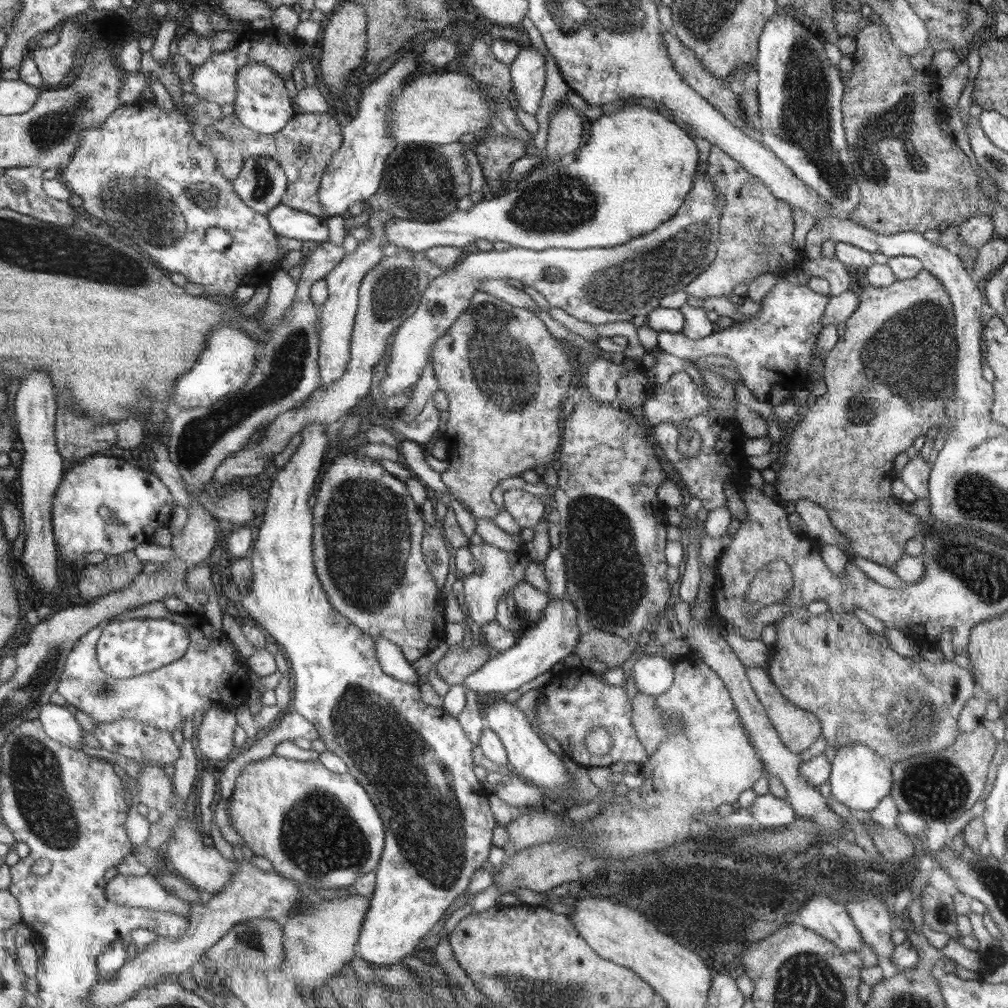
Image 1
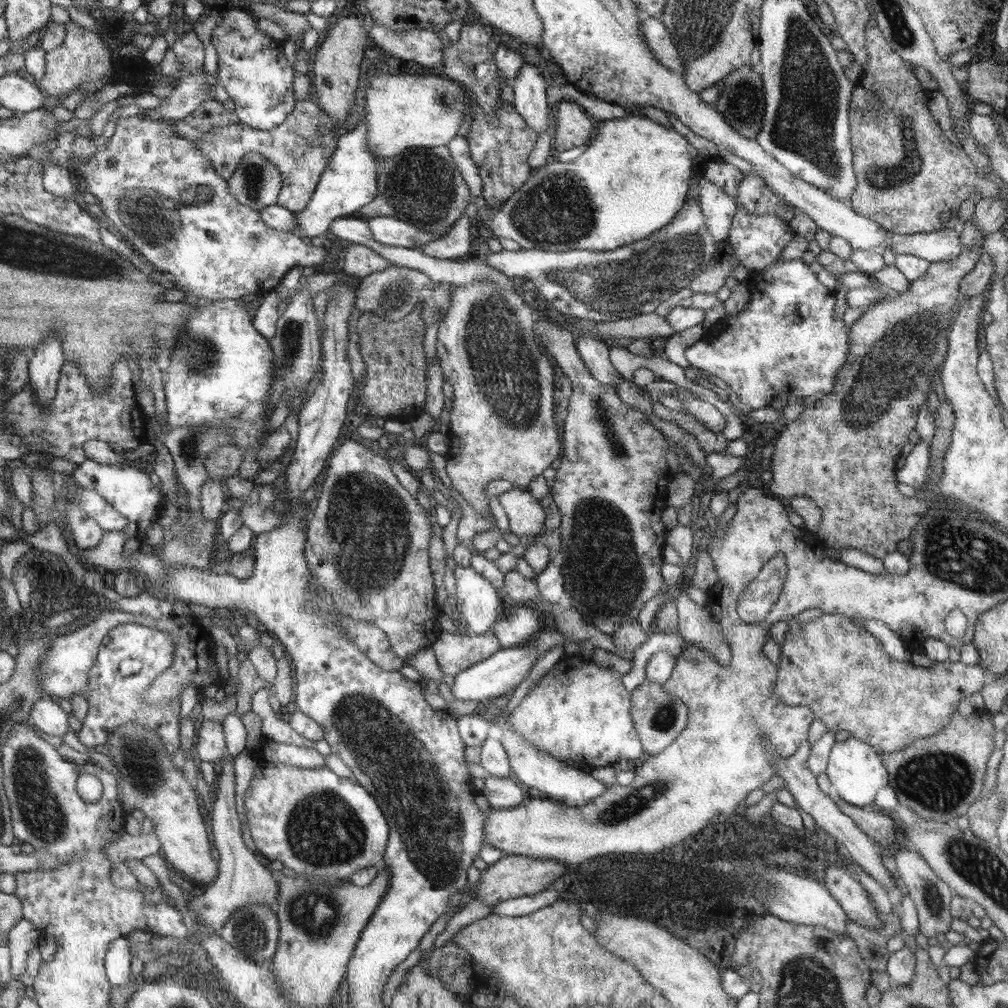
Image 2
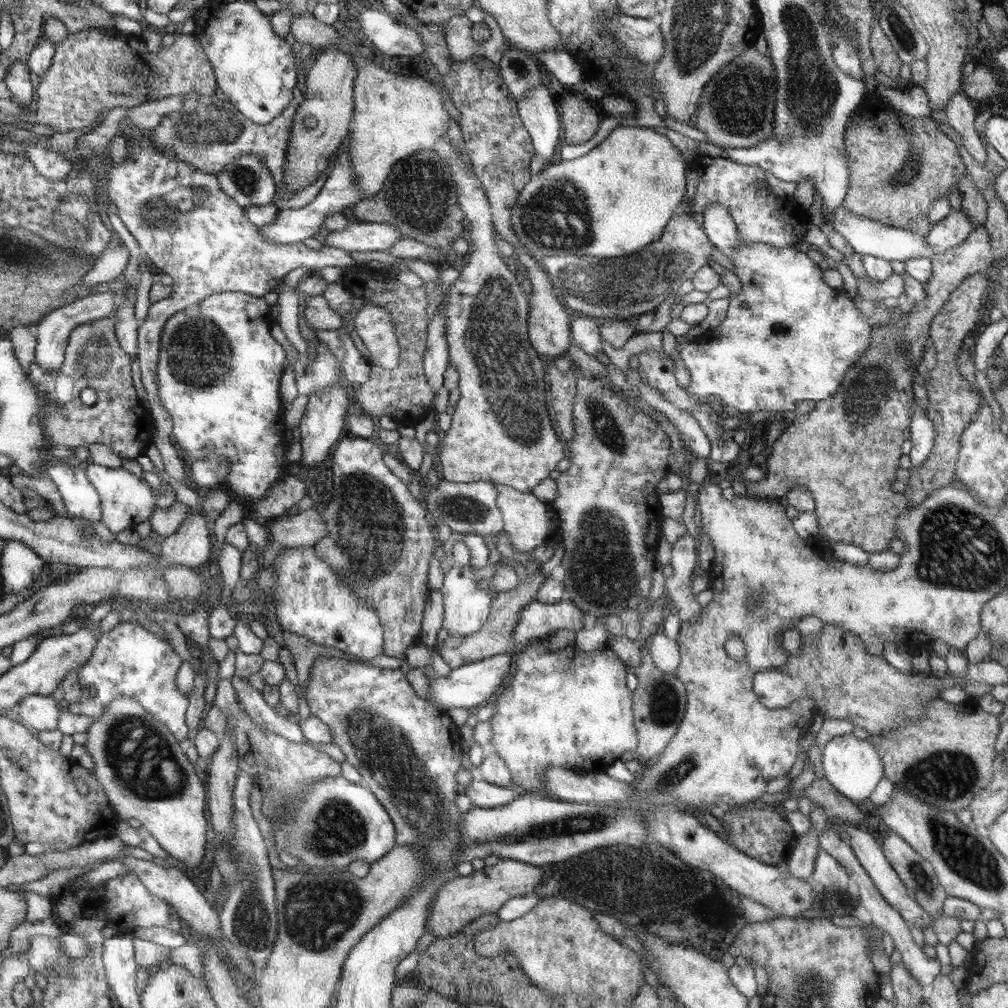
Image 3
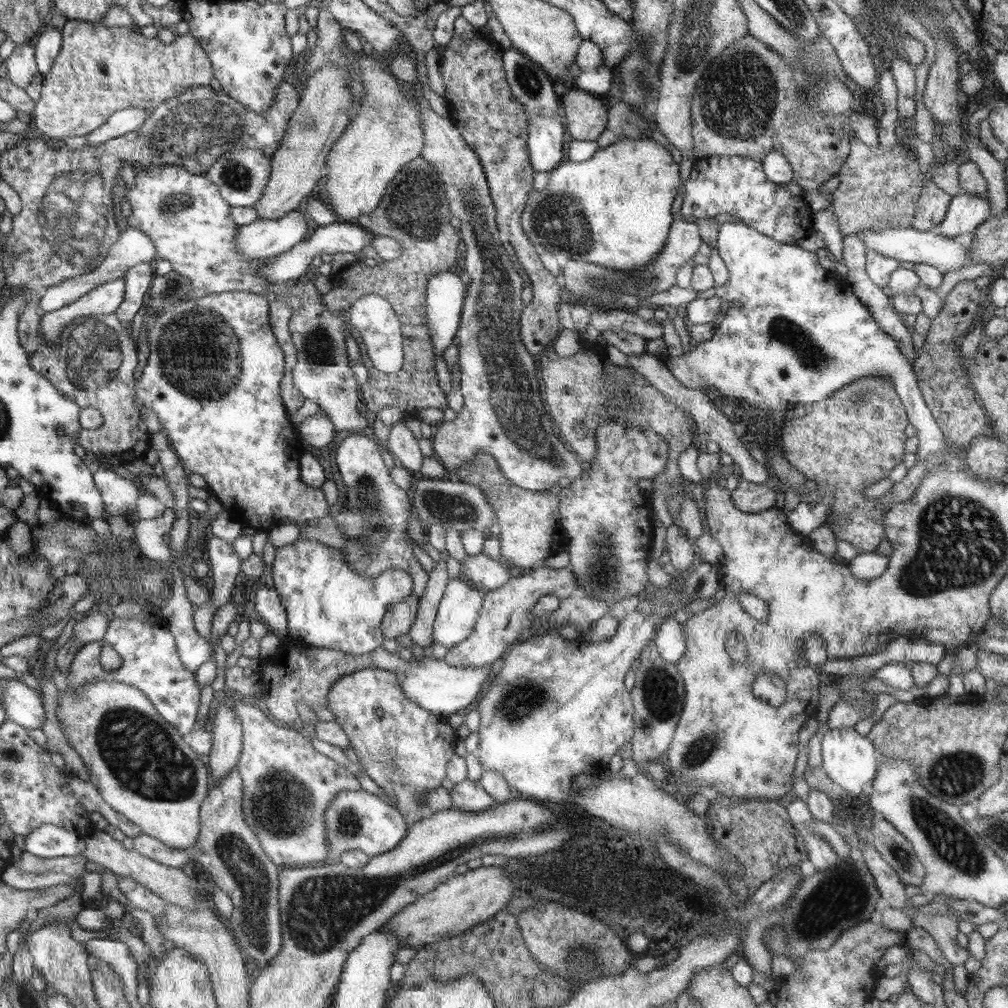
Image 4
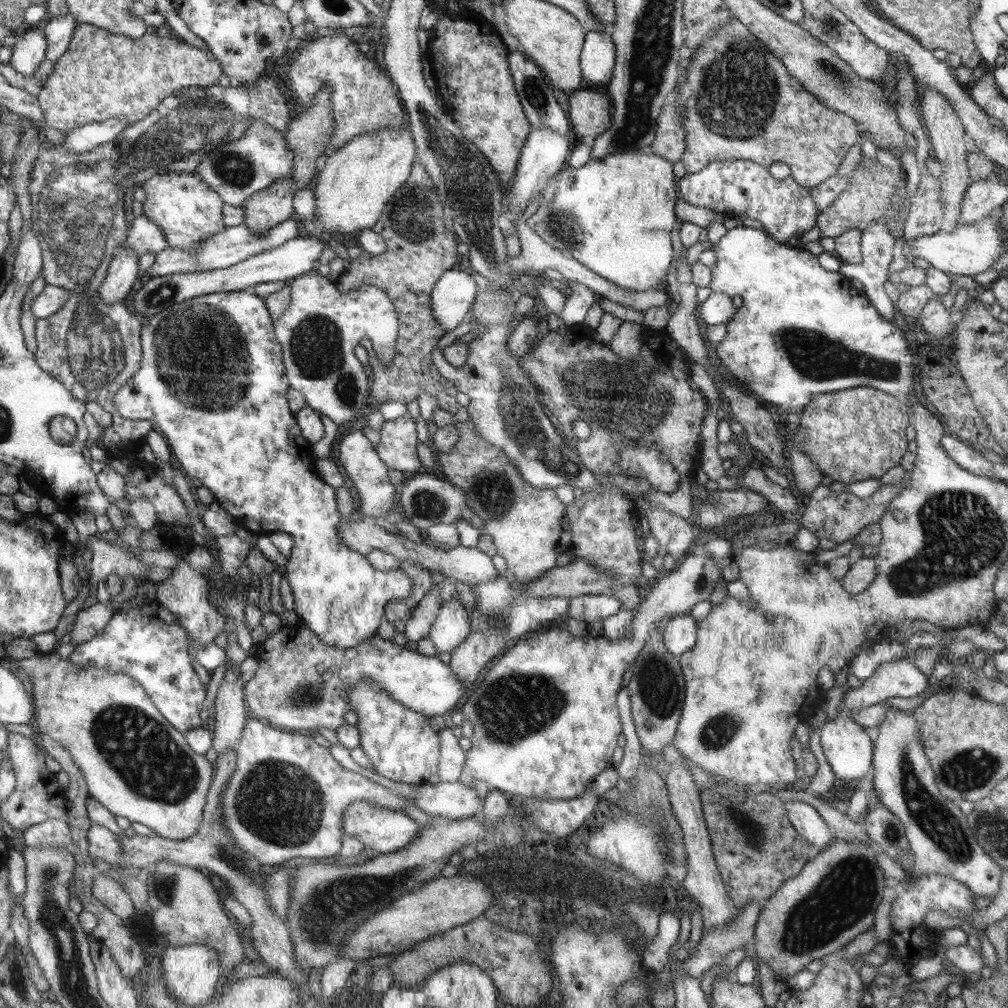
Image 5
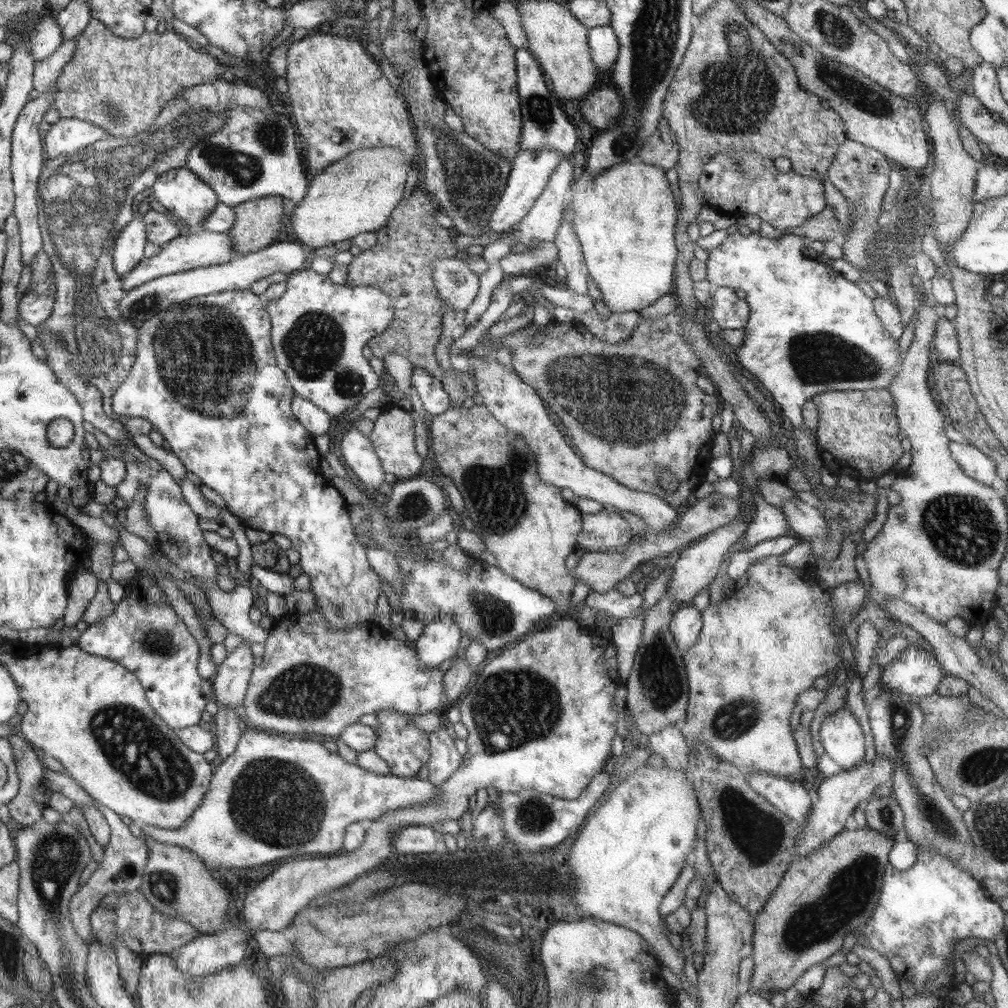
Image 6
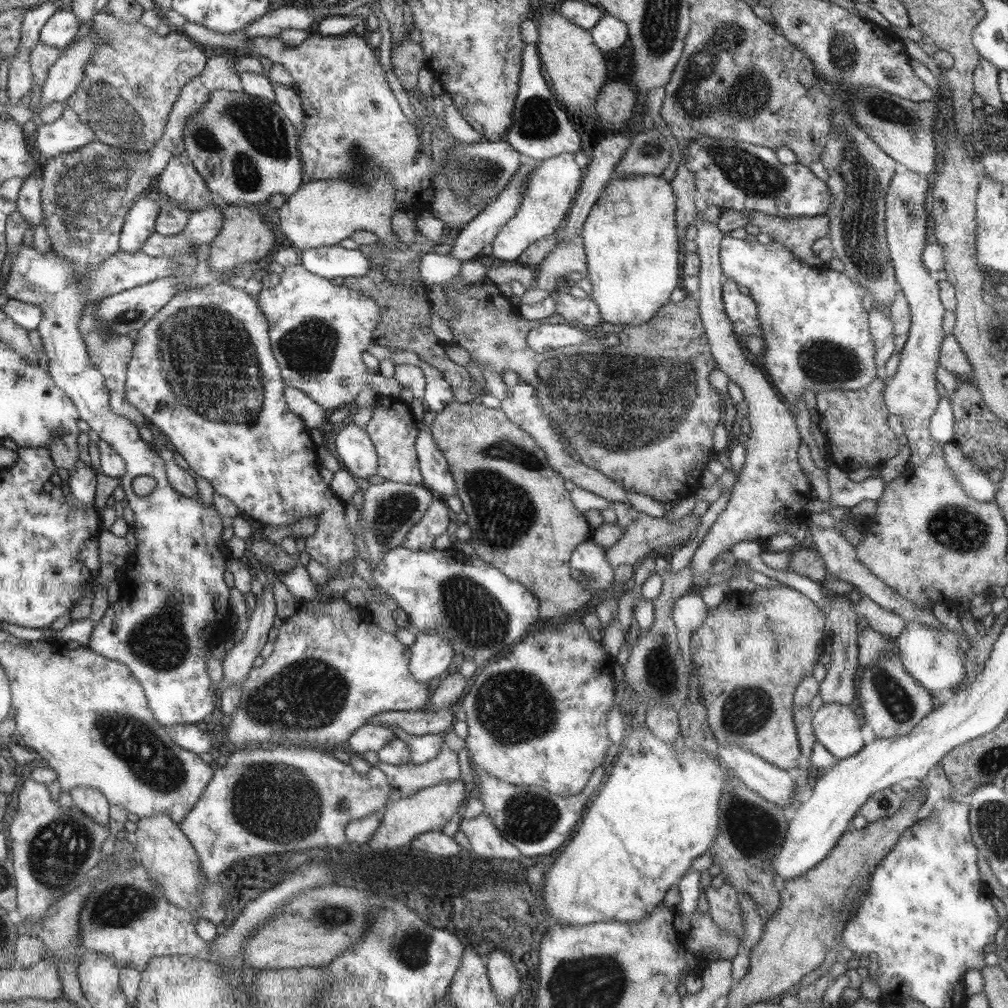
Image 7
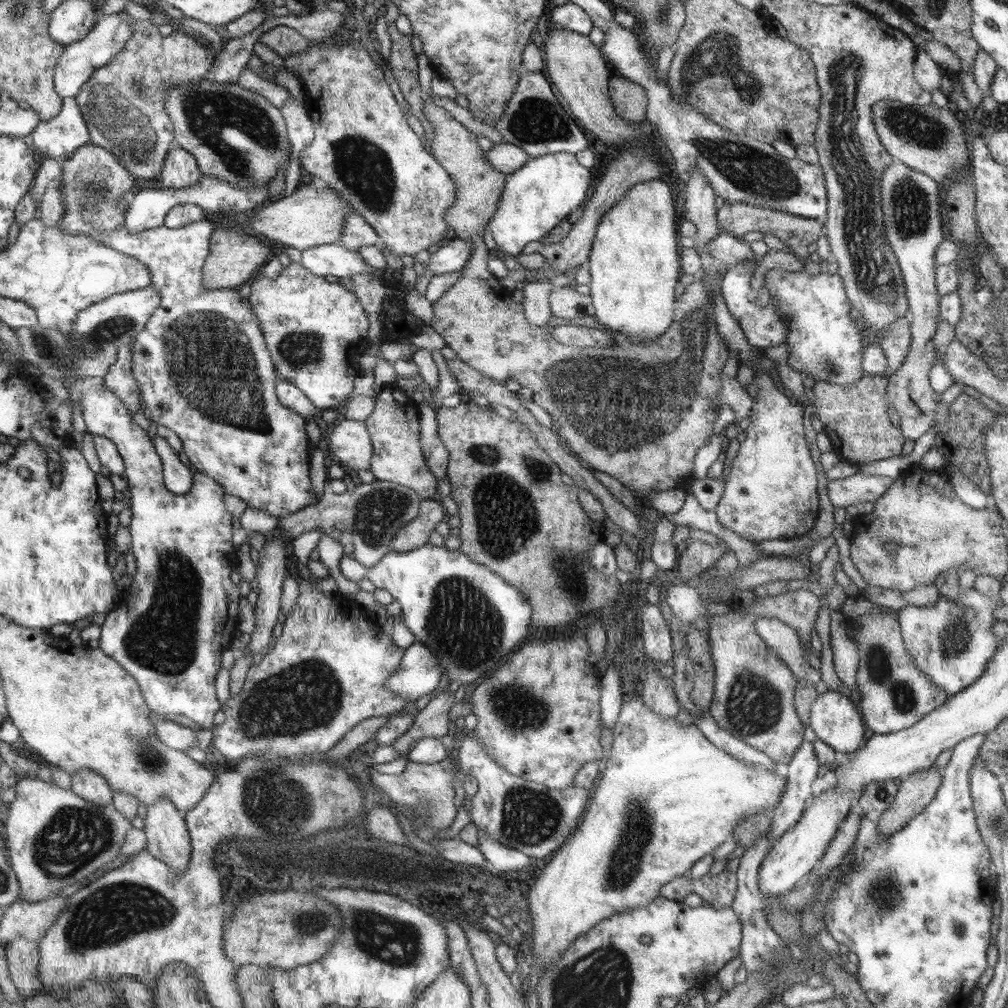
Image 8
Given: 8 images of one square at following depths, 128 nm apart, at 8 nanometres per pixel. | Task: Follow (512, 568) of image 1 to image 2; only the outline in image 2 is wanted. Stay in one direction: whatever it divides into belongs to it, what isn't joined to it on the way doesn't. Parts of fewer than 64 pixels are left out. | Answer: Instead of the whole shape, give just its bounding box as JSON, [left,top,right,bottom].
[454,566,507,634]

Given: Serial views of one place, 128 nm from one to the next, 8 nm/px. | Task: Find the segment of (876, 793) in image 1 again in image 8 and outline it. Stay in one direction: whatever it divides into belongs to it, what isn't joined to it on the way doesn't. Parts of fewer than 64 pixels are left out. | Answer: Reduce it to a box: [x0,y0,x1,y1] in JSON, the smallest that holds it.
[810,690,866,754]

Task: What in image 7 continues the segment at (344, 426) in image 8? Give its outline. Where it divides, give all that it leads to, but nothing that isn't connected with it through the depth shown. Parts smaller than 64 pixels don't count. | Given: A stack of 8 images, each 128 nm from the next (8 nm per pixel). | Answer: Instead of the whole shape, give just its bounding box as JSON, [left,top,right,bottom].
[334,422,380,478]

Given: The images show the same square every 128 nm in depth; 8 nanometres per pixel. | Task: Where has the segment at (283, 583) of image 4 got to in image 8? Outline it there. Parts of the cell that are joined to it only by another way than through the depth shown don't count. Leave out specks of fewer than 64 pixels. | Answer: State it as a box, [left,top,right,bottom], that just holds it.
[98,220,310,518]

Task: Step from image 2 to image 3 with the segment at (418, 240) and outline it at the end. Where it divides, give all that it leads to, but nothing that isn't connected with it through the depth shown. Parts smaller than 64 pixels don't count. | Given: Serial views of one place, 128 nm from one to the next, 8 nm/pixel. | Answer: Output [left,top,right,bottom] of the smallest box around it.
[323,218,404,252]

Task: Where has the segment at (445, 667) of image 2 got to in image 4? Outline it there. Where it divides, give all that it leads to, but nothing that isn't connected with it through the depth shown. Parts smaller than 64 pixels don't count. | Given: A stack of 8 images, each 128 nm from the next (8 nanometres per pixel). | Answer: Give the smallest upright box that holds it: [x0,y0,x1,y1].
[442,566,578,668]

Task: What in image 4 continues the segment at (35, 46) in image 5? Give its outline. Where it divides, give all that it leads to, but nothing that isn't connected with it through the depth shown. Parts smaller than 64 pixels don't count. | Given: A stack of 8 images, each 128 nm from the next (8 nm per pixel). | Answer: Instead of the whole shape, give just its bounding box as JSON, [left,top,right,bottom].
[5,42,38,89]

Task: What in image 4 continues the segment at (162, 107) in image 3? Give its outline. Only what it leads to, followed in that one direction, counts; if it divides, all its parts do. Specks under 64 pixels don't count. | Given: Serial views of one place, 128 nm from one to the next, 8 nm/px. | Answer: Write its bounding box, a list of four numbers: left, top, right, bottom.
[84,108,152,146]

